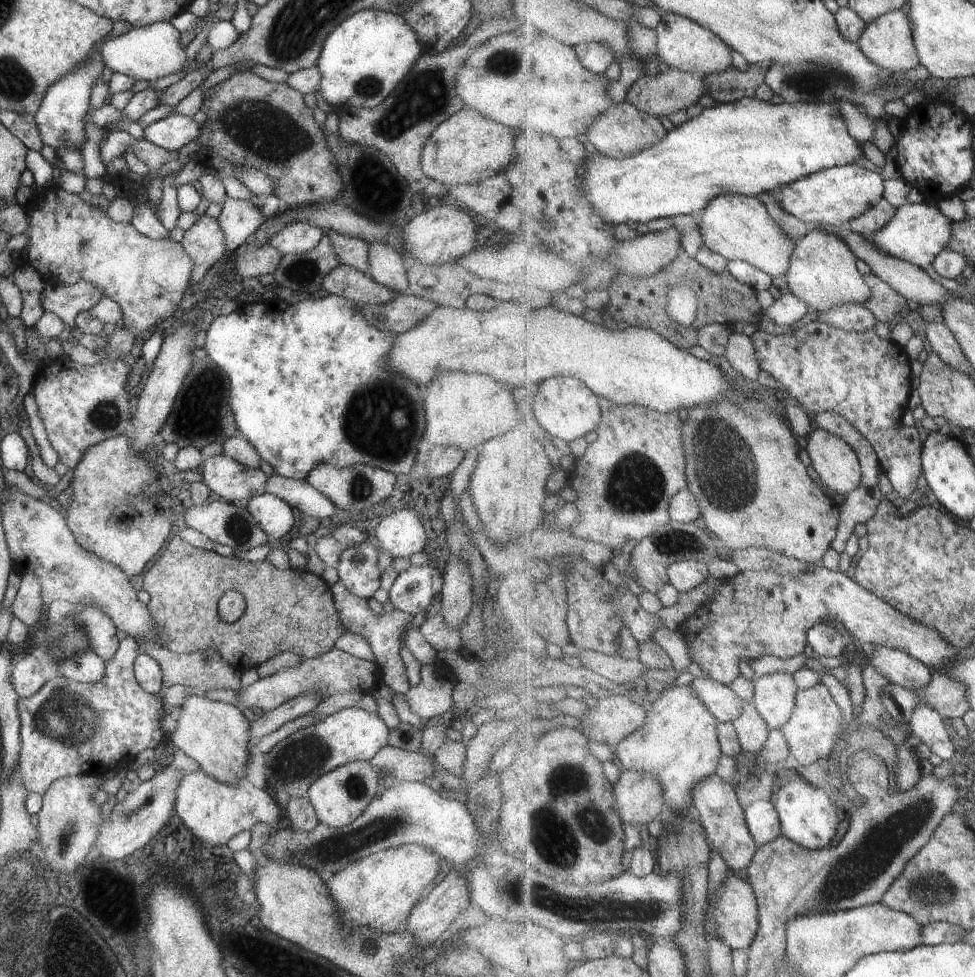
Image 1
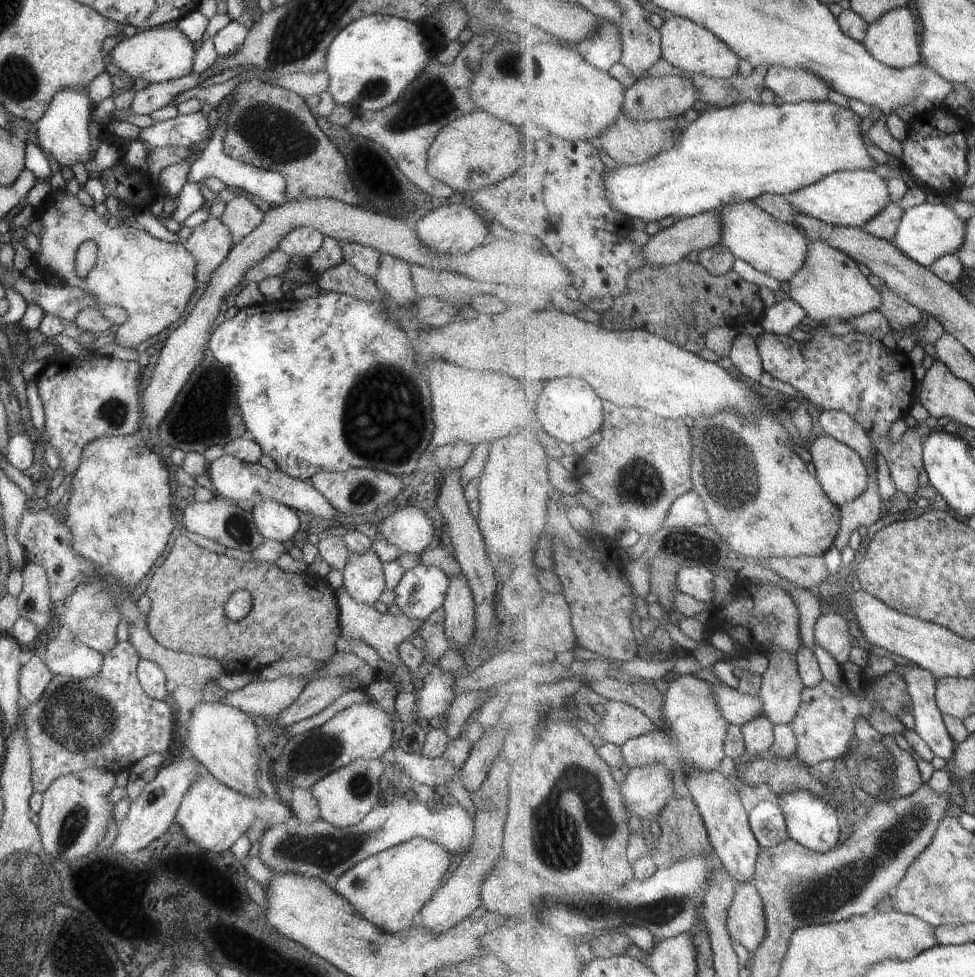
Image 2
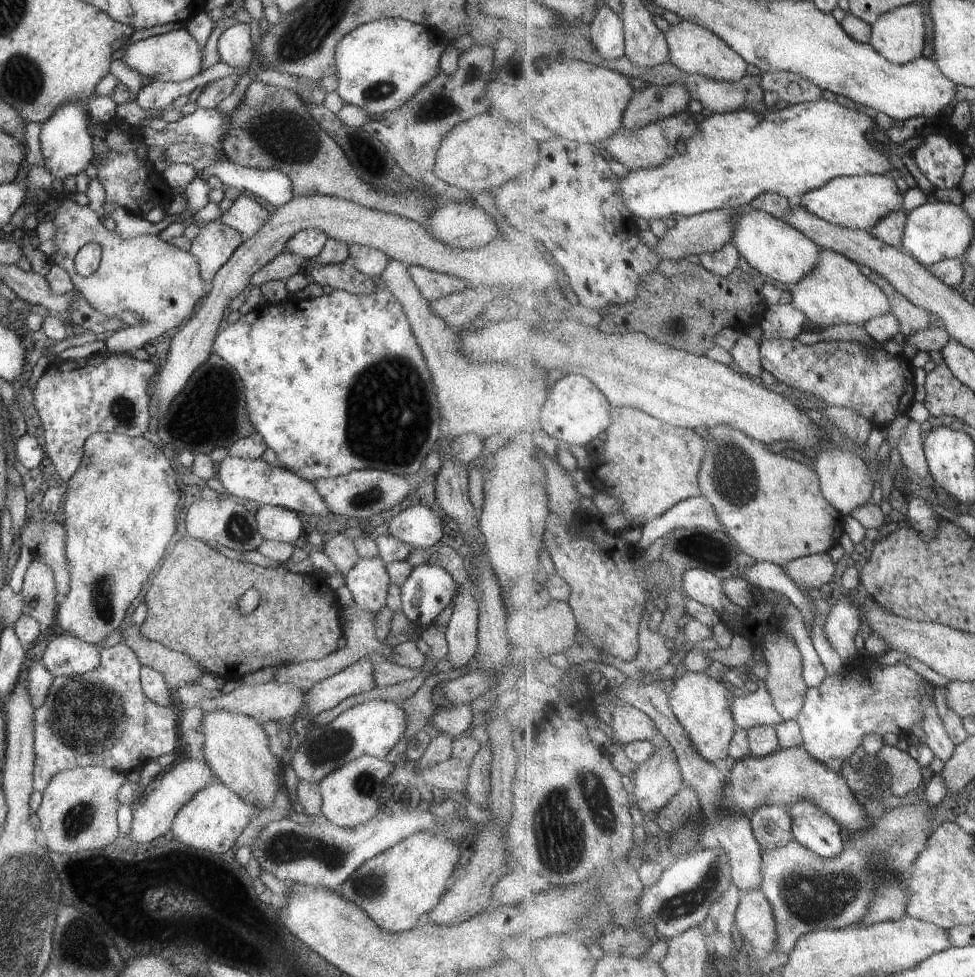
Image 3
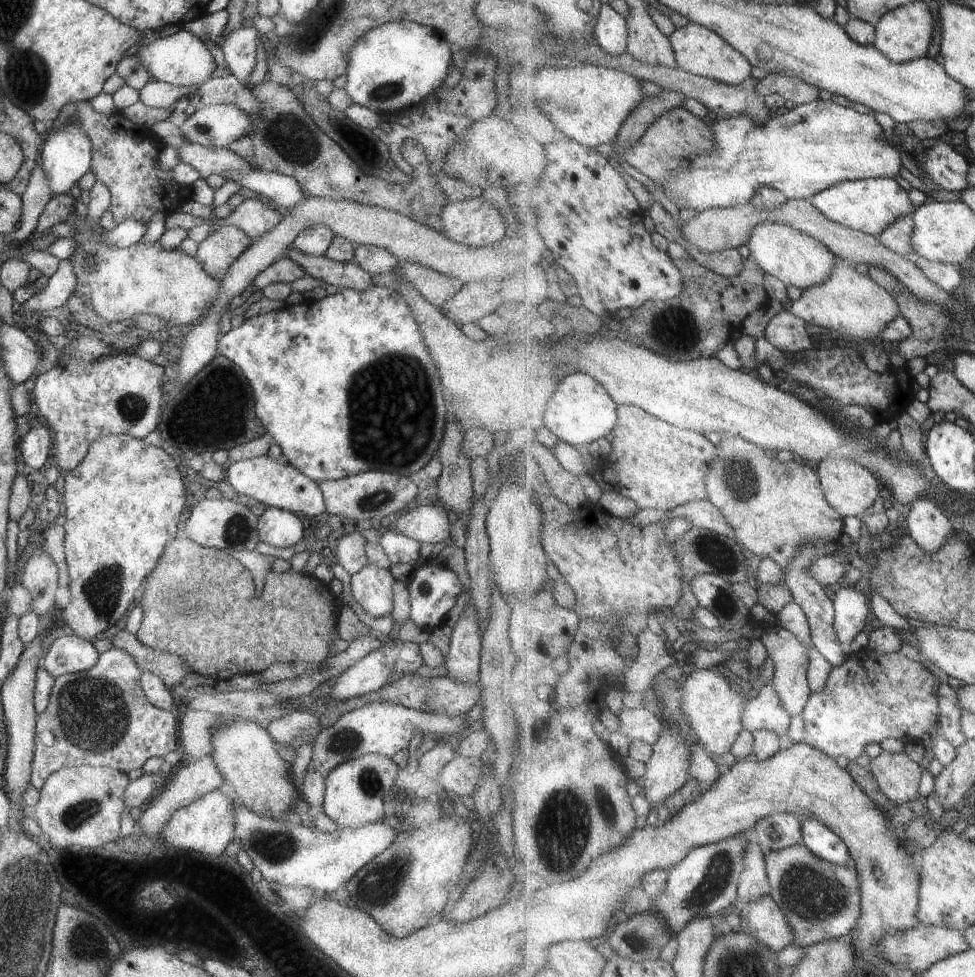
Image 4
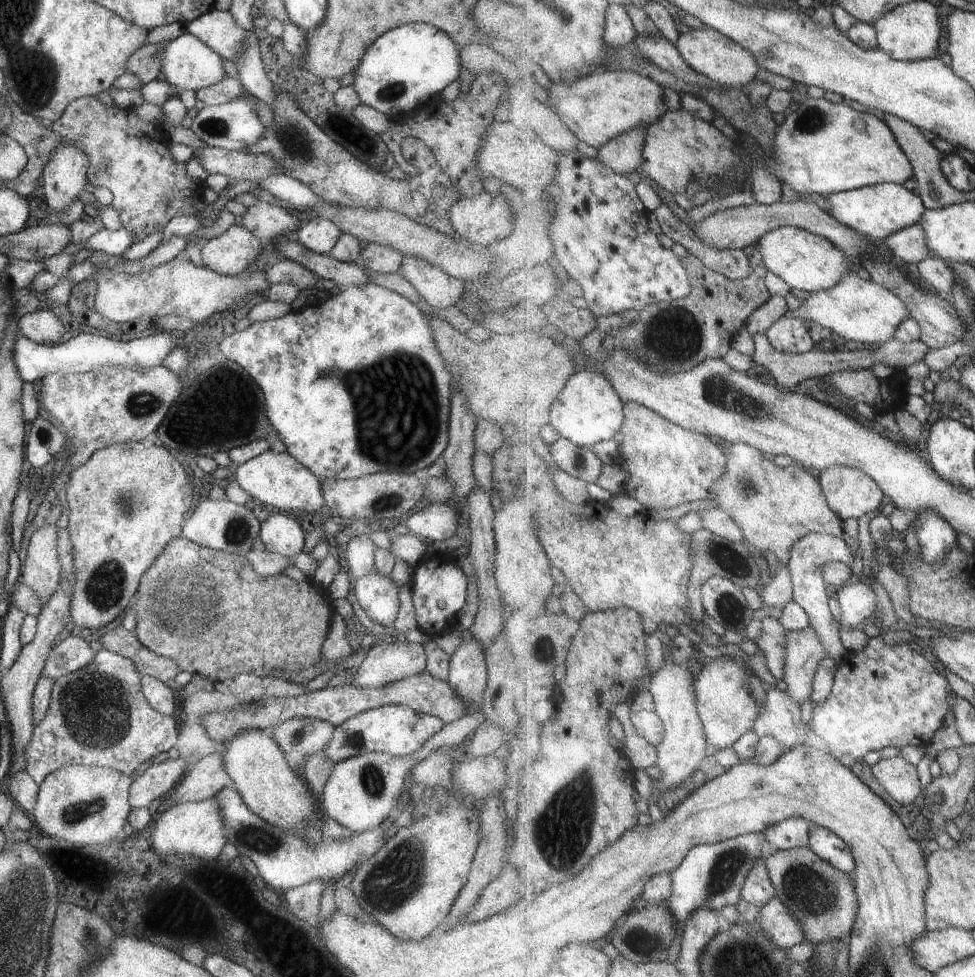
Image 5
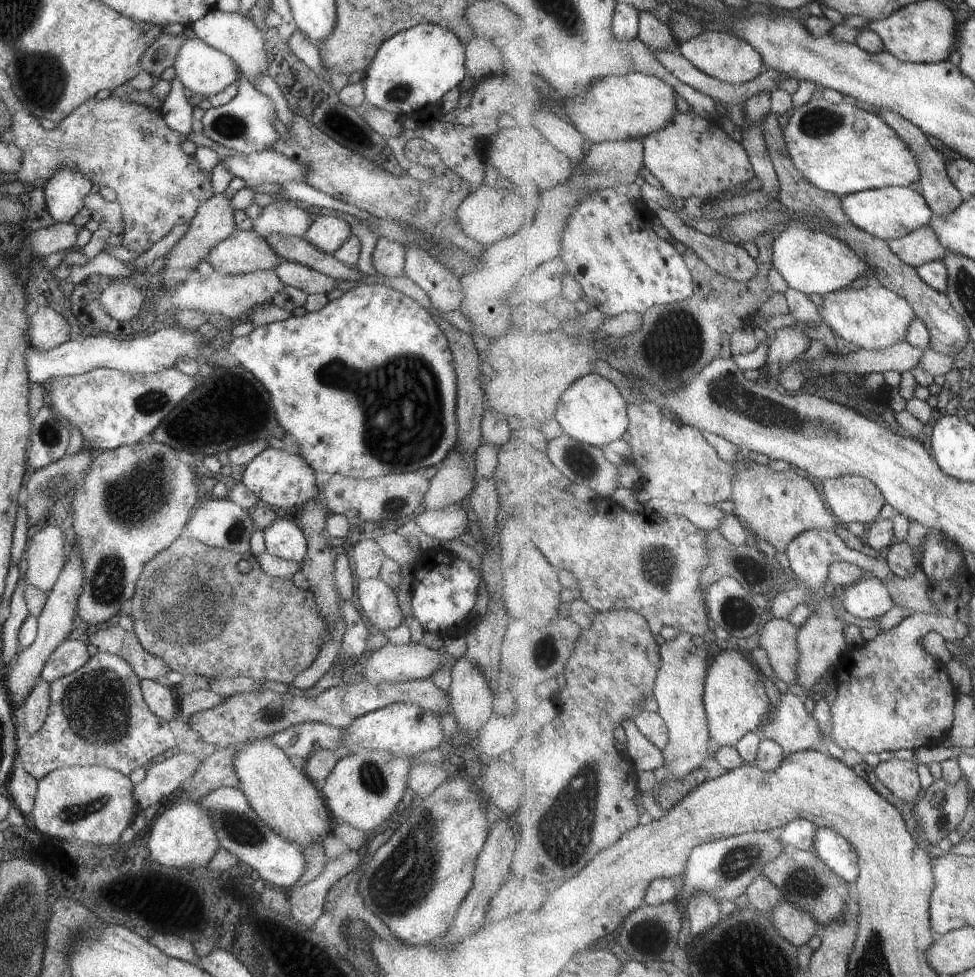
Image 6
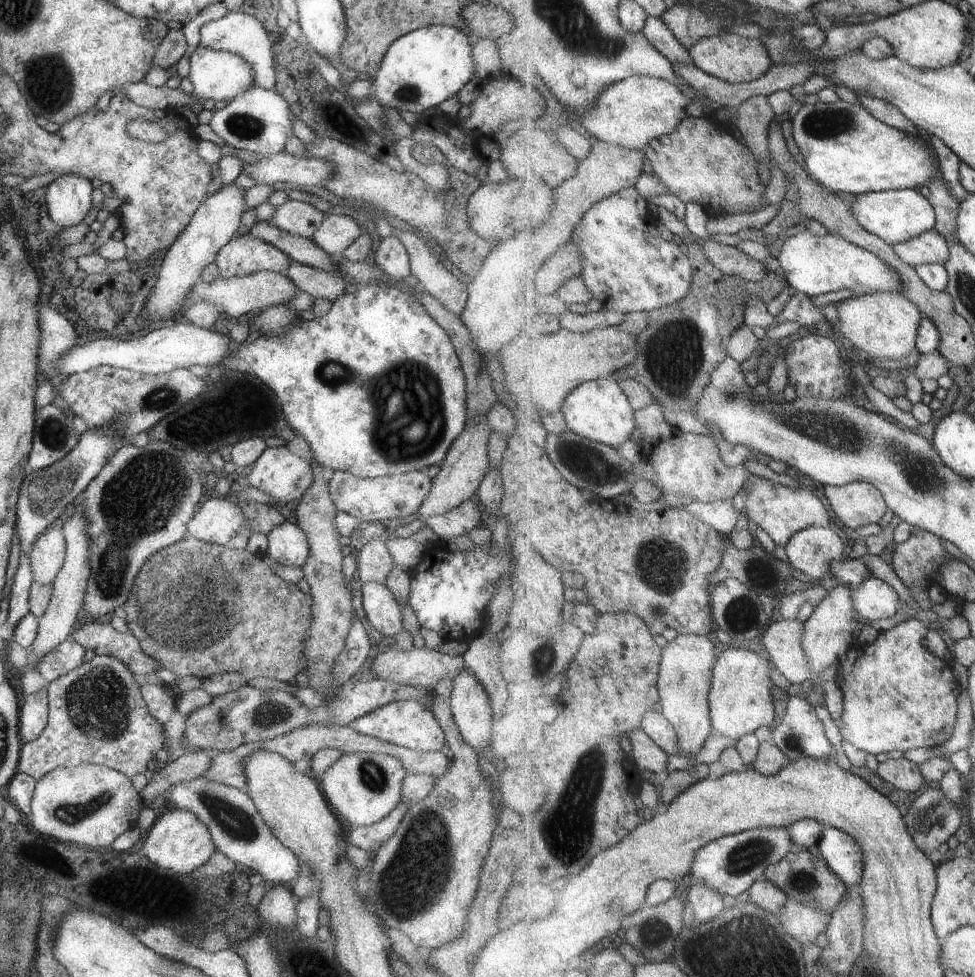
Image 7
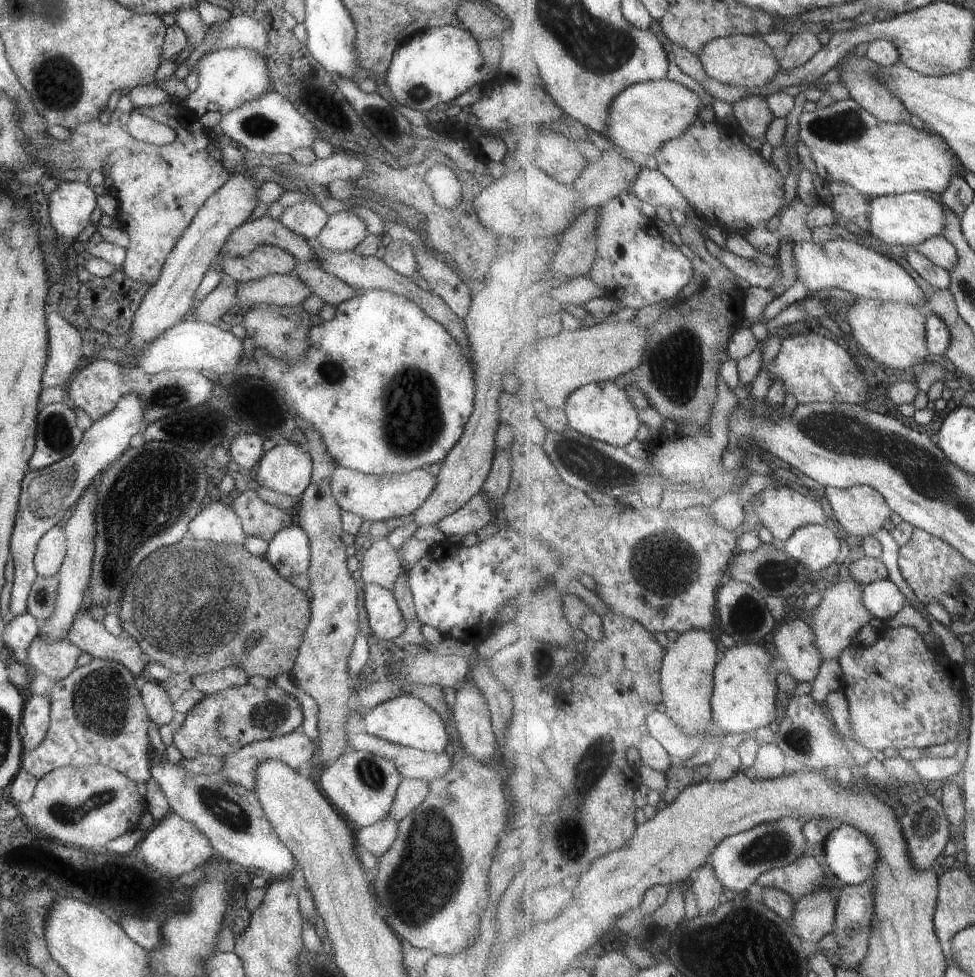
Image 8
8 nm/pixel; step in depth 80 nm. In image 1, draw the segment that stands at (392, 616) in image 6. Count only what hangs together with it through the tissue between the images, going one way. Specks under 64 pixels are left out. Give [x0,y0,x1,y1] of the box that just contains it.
[336,540,380,600]

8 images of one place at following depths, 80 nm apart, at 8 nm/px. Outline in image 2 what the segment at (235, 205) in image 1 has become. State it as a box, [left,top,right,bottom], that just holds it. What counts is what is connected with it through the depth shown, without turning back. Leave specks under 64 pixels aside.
[218,198,264,244]

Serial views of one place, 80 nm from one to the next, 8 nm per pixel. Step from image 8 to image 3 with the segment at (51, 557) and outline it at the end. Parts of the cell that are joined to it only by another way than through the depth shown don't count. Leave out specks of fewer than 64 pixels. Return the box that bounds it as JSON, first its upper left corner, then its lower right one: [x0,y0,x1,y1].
[20,559,57,633]

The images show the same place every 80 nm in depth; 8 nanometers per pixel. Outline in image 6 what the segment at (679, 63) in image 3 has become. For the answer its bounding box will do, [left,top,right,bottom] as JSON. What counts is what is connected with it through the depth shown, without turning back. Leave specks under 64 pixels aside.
[680,31,767,85]

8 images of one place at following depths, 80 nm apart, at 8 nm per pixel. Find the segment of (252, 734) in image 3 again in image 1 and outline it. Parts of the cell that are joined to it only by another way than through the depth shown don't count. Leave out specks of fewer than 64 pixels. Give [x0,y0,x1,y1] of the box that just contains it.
[167,692,249,784]

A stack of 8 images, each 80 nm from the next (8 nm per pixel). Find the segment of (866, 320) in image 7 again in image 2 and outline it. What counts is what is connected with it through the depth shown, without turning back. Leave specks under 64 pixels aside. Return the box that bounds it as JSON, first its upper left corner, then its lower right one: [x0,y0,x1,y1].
[787,240,884,325]

